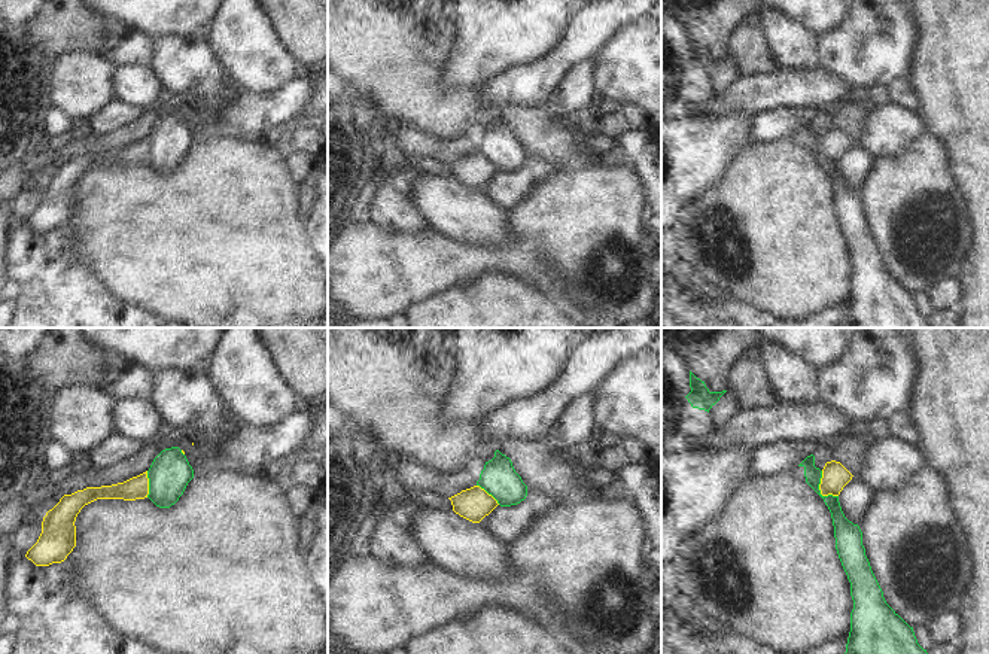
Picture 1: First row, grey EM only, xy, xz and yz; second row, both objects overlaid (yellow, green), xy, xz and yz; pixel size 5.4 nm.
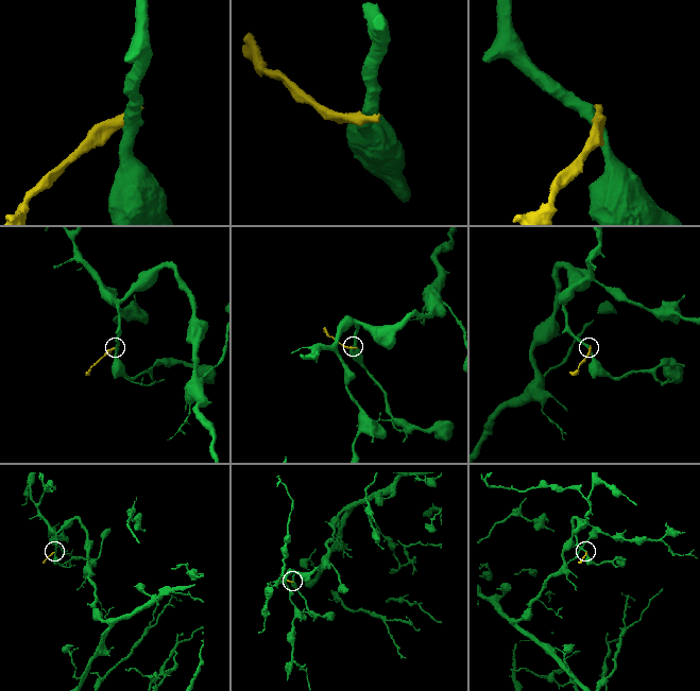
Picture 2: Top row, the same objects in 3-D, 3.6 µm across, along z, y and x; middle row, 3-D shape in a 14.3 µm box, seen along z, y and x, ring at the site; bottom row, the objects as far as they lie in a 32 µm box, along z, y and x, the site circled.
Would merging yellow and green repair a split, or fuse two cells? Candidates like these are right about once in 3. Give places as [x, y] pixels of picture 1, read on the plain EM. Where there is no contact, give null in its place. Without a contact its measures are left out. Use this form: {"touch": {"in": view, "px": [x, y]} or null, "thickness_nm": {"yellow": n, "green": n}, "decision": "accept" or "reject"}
{"touch": {"in": "yz", "px": [819, 155]}, "thickness_nm": {"yellow": 140, "green": 100}, "decision": "reject"}

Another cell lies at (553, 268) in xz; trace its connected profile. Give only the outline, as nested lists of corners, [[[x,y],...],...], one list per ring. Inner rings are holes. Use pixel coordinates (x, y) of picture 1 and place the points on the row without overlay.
[[[542,253],[541,262],[548,274],[548,280],[562,285],[565,292],[567,292],[569,279],[562,265],[550,253]]]

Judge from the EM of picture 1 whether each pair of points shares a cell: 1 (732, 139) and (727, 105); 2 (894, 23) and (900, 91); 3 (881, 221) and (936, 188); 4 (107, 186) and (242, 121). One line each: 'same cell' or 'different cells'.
1: different cells
2: different cells
3: same cell
4: different cells

